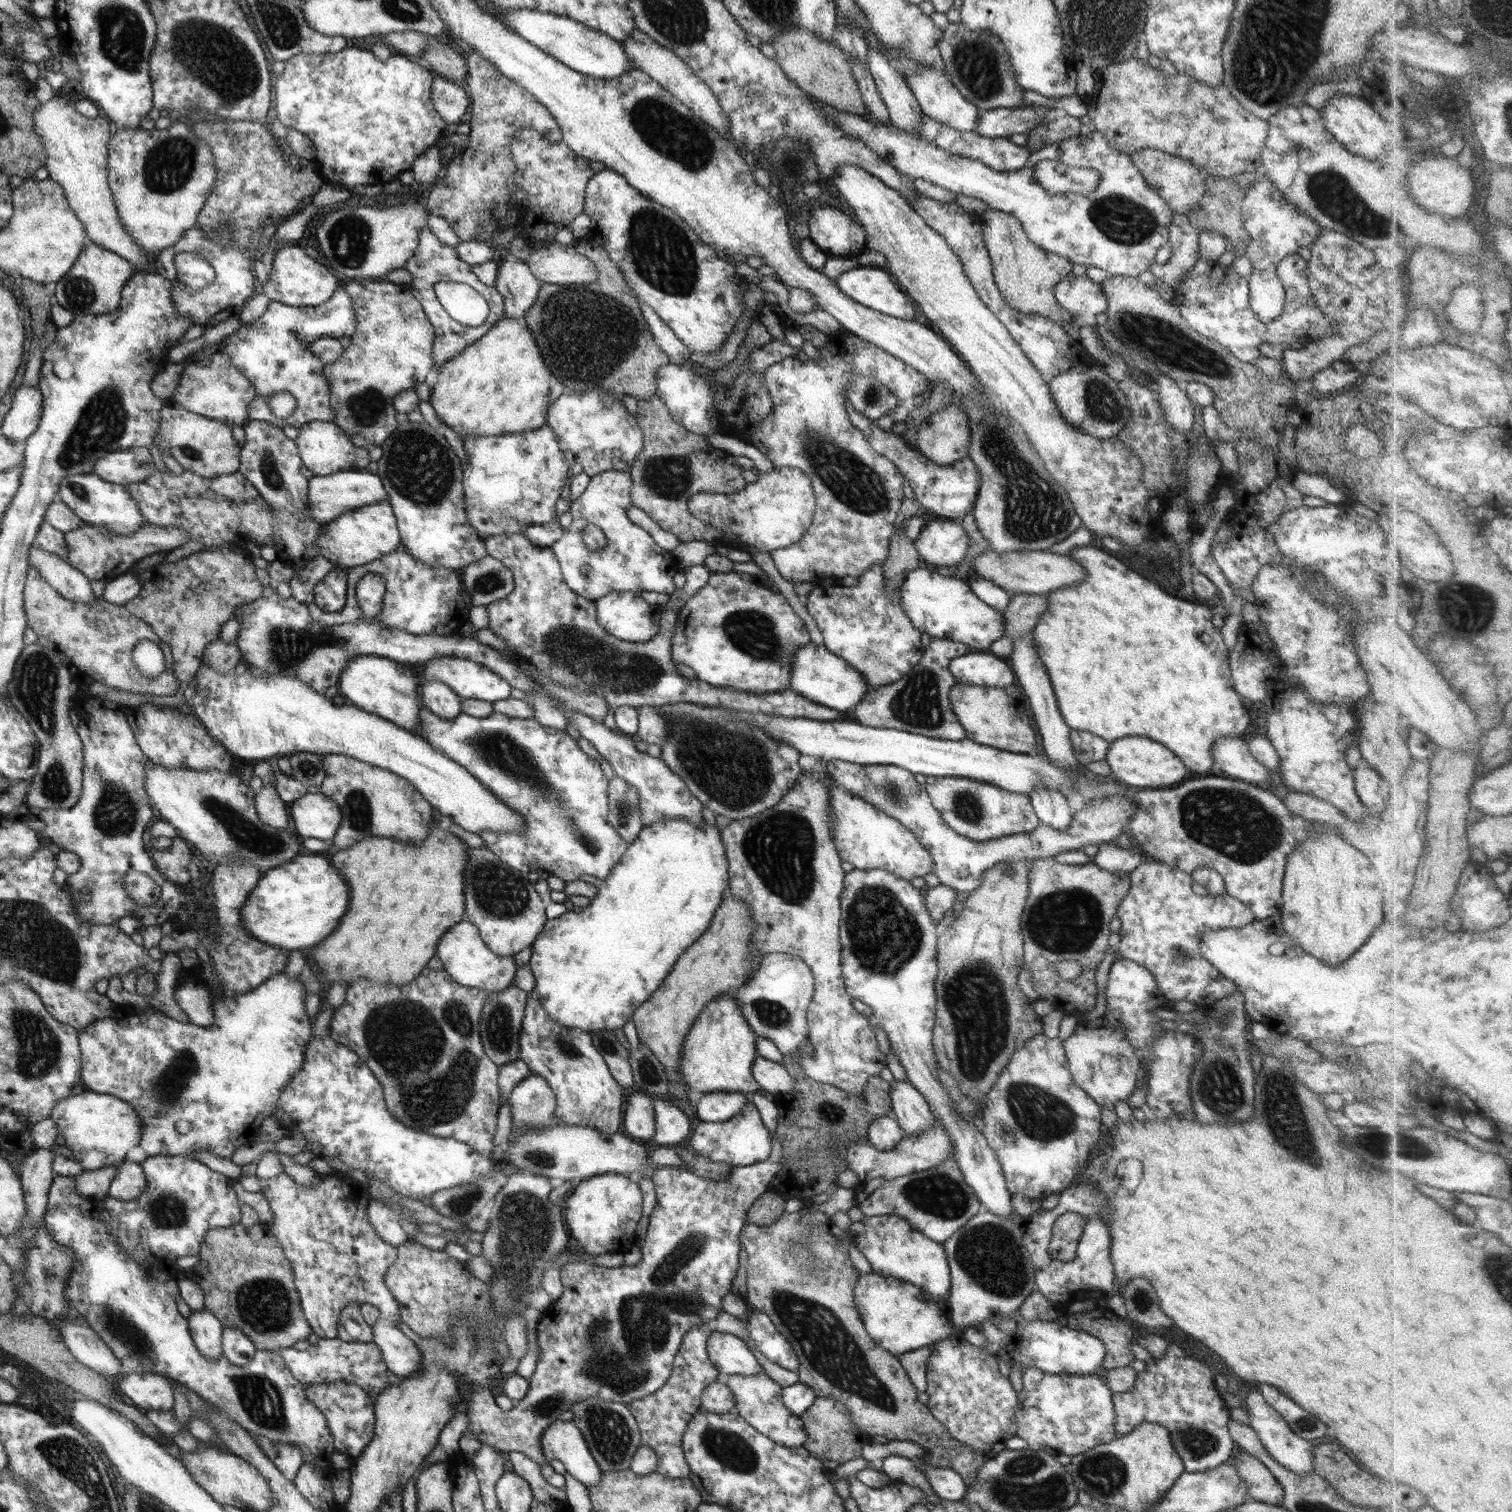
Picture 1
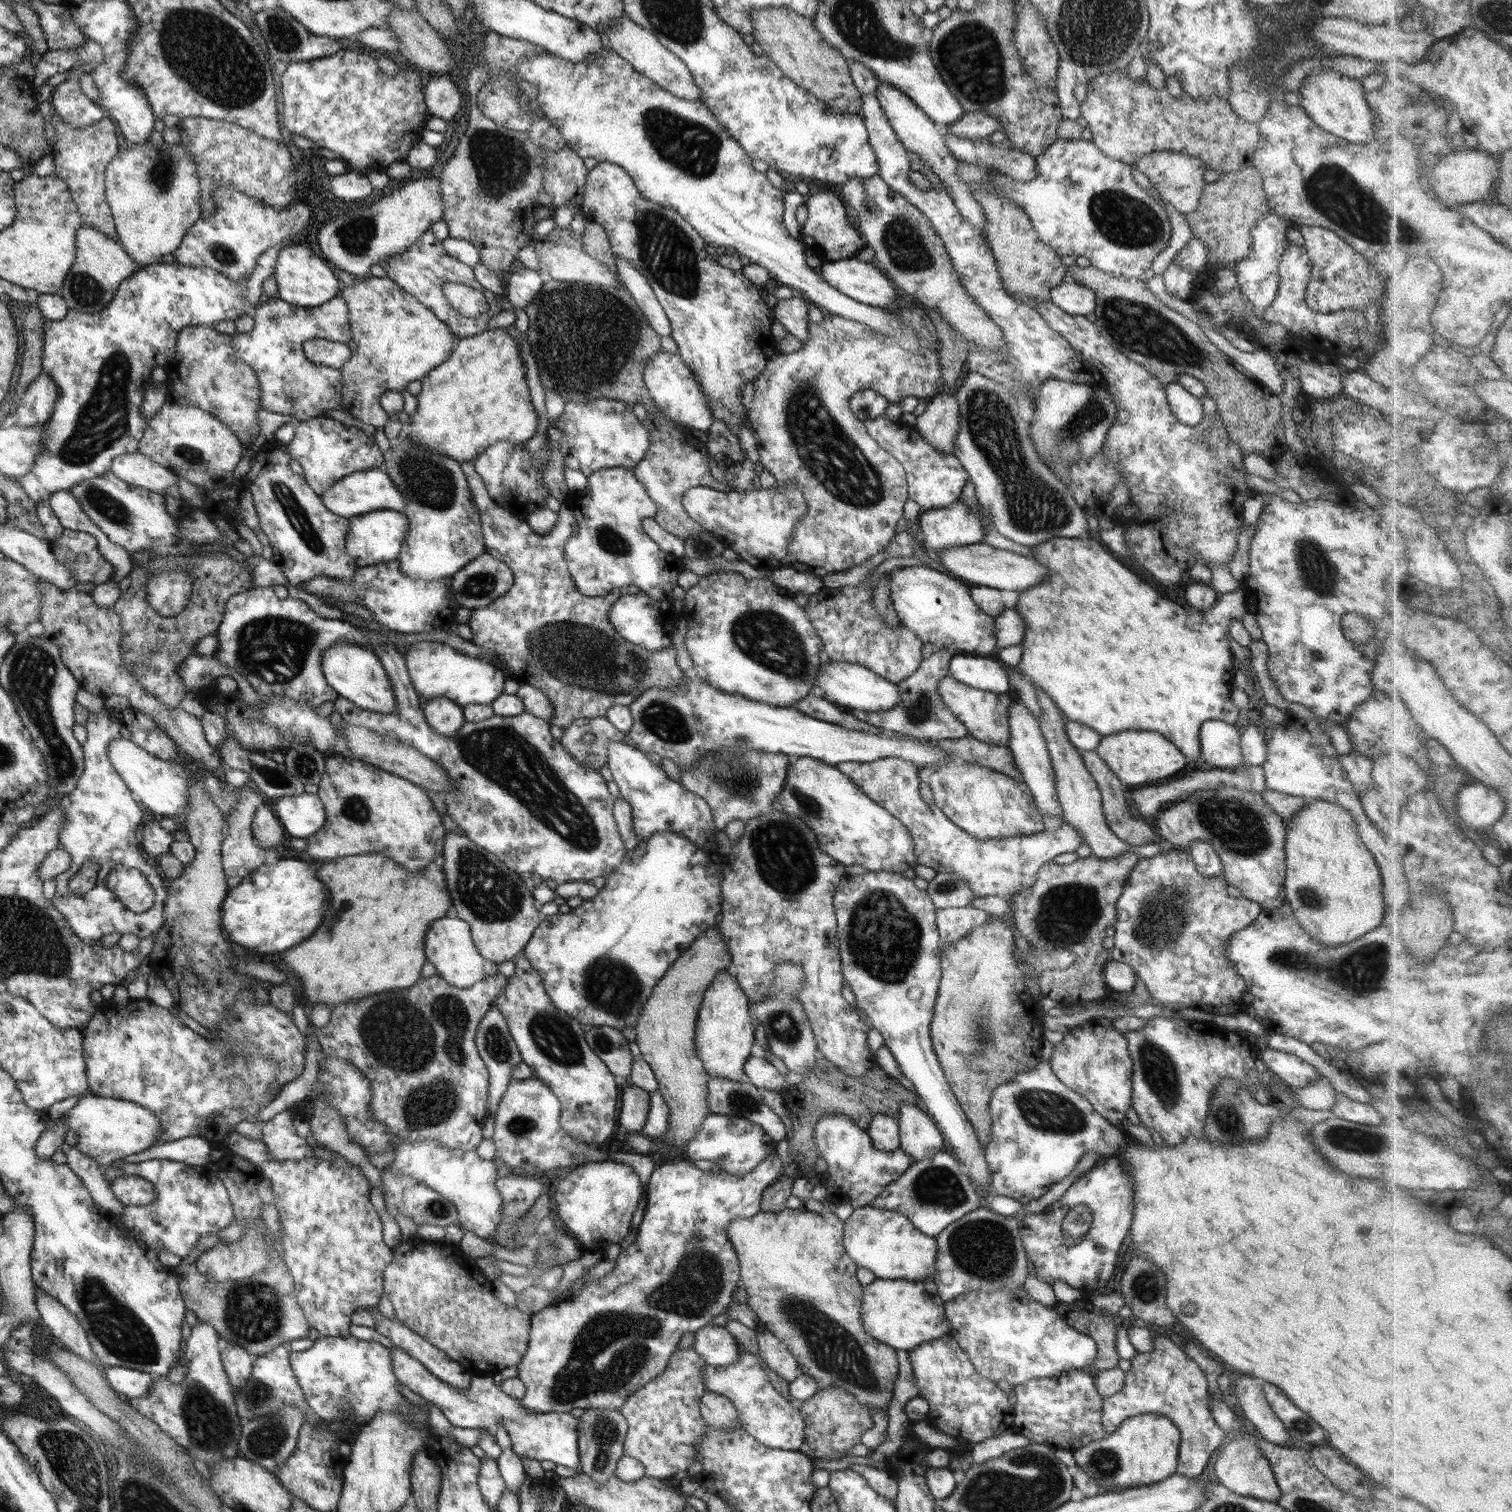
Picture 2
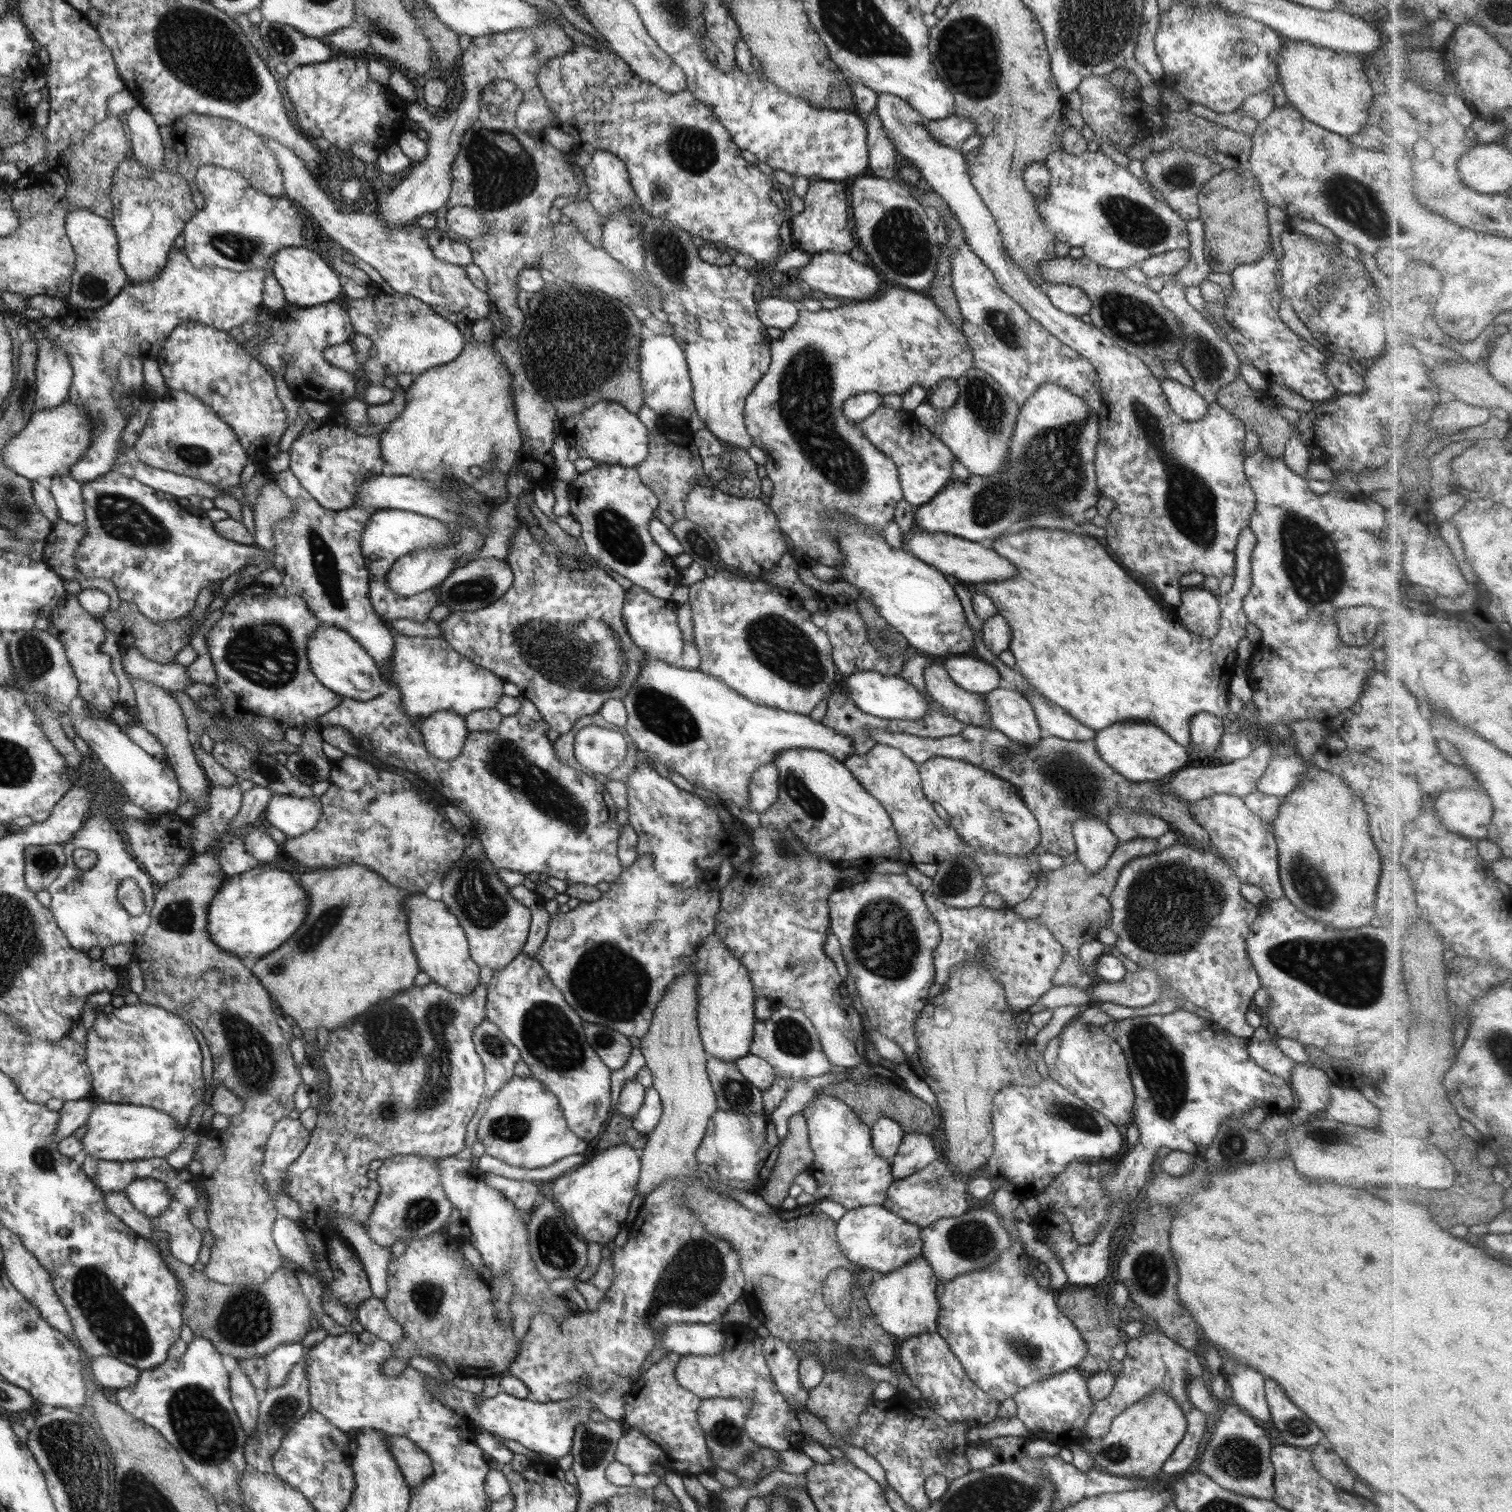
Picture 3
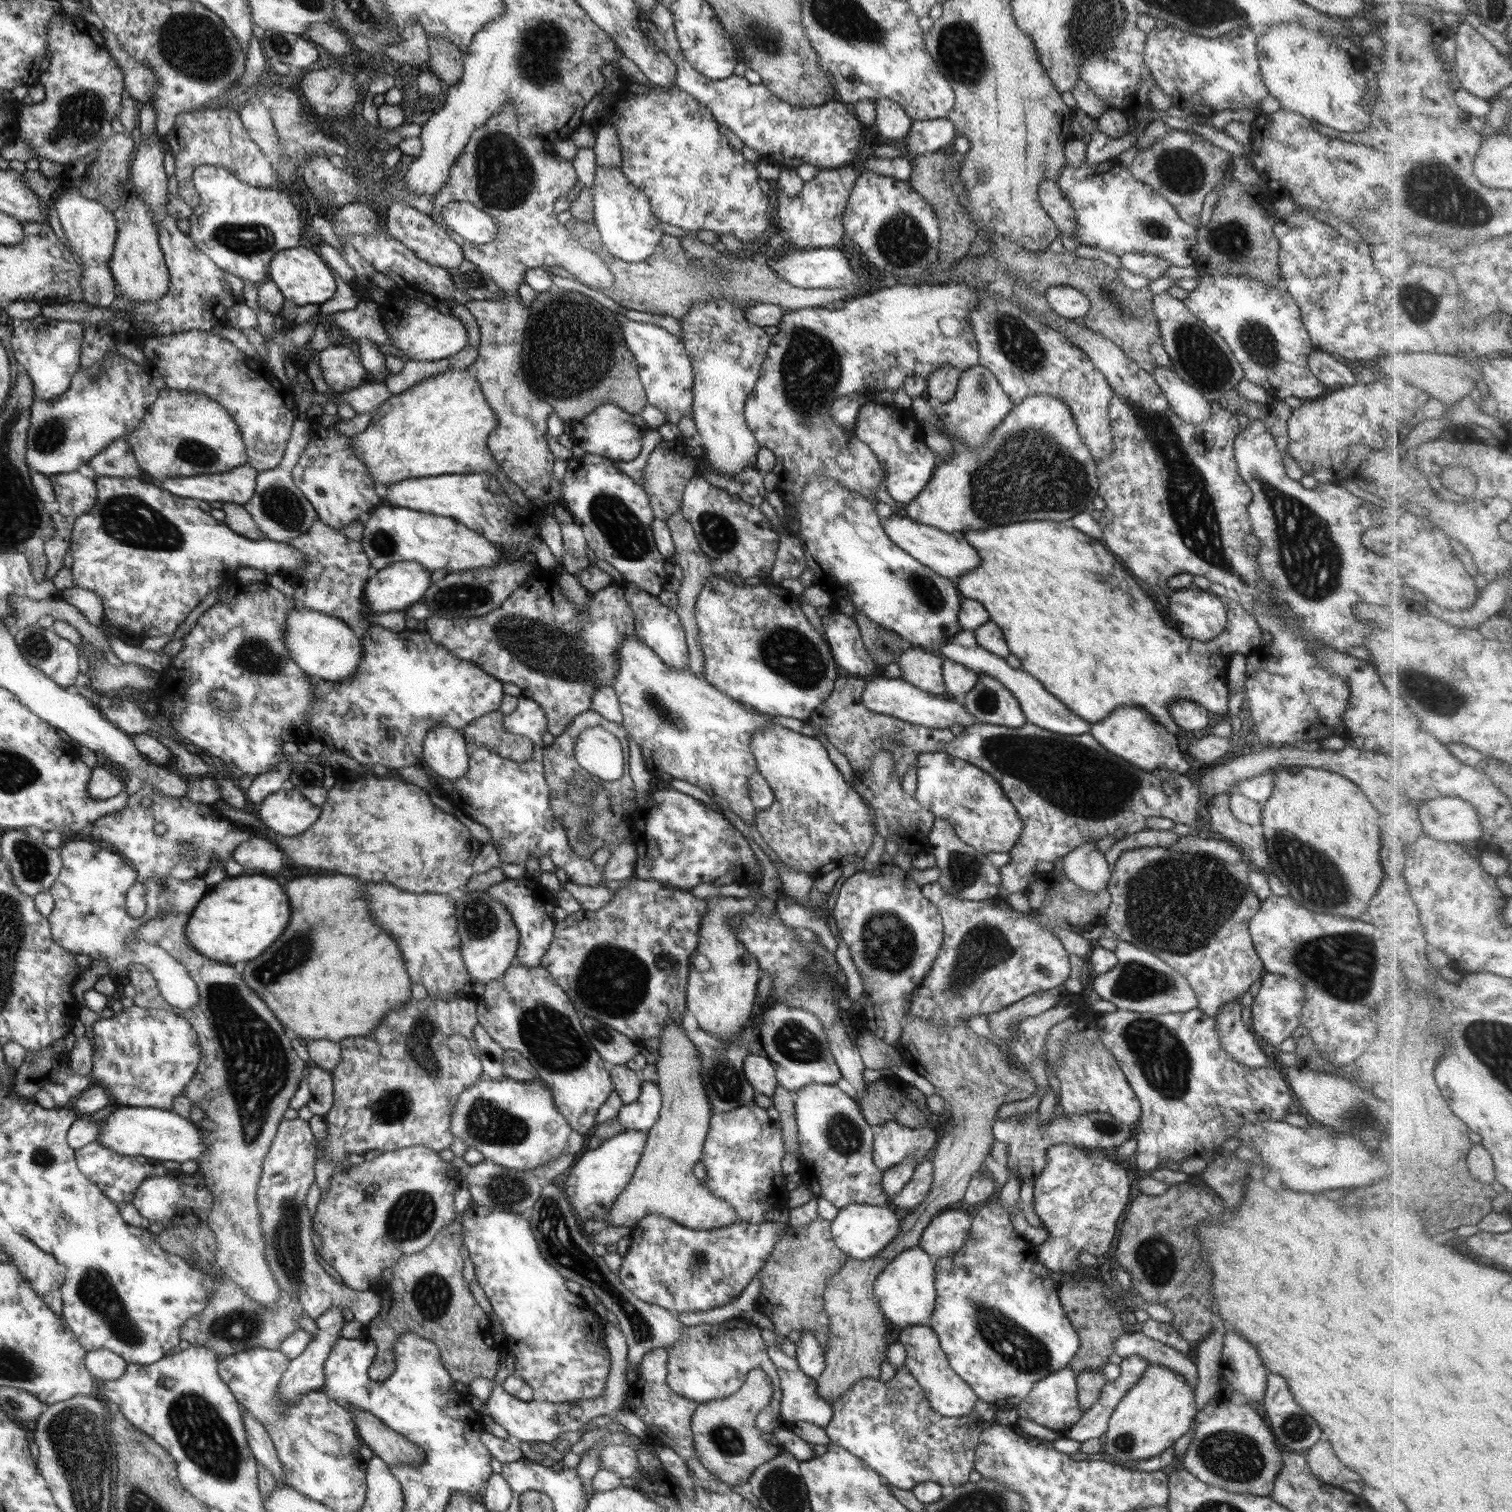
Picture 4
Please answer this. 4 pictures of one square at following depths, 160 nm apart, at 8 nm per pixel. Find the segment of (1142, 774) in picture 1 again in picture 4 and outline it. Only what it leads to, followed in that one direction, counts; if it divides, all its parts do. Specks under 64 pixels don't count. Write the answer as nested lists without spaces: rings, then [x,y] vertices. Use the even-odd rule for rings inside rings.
[[[1137,706],[1116,707],[1107,717],[1096,724],[1091,724],[1089,733],[1106,750],[1142,770],[1150,772],[1150,770],[1166,769],[1184,773],[1190,768],[1190,764],[1186,762],[1188,756],[1178,747],[1177,735],[1166,730],[1166,727],[1156,721],[1149,712]]]

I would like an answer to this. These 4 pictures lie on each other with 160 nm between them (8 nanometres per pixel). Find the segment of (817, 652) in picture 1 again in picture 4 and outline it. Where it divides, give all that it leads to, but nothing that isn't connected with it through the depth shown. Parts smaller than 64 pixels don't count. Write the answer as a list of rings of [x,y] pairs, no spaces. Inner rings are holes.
[[[877,677],[869,679],[868,684],[859,690],[859,699],[871,711],[885,714],[888,718],[899,718],[920,727],[950,728],[953,724],[961,724],[964,728],[978,722],[974,715],[968,712],[962,701],[955,698],[936,696],[923,692],[904,679]],[[973,720],[976,720],[973,723]]]

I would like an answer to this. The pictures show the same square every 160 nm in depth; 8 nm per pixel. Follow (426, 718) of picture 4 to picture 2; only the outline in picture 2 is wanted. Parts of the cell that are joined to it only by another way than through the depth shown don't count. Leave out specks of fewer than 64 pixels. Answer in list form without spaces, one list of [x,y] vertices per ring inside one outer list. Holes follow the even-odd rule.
[[[419,641],[405,652],[406,668],[422,702],[444,697],[464,708],[468,704],[491,705],[505,694],[505,671],[487,660],[466,655],[442,642]]]

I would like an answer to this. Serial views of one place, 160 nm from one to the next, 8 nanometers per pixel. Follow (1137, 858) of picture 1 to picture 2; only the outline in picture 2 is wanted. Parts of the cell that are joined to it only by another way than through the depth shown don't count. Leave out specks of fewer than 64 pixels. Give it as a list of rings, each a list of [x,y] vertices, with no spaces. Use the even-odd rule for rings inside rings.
[[[1033,684],[1034,690],[1036,690],[1036,696],[1038,696],[1039,703],[1041,704],[1042,715],[1040,715],[1040,728],[1042,729],[1044,738],[1046,739],[1048,750],[1052,759],[1052,766],[1055,770],[1055,785],[1057,792],[1057,799],[1060,803],[1063,820],[1067,822],[1070,826],[1073,826],[1075,830],[1079,832],[1082,837],[1083,844],[1088,844],[1092,849],[1091,855],[1100,859],[1111,859],[1120,856],[1122,853],[1132,851],[1136,853],[1140,859],[1150,858],[1156,856],[1161,852],[1165,852],[1166,848],[1159,842],[1148,843],[1142,846],[1130,846],[1127,842],[1120,840],[1112,830],[1110,830],[1107,820],[1105,819],[1105,814],[1103,813],[1101,792],[1099,791],[1099,786],[1094,780],[1094,777],[1090,774],[1090,771],[1085,767],[1085,762],[1082,756],[1080,756],[1080,751],[1074,747],[1074,745],[1068,740],[1066,736],[1064,721],[1066,720],[1062,712],[1056,706],[1056,703],[1046,695],[1042,693],[1035,684]]]

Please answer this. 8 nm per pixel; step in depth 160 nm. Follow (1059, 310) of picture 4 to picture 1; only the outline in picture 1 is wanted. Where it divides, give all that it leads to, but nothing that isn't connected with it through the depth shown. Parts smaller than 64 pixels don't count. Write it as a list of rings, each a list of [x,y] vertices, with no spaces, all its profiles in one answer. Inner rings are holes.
[[[1070,273],[1065,276],[1054,289],[1054,296],[1073,316],[1090,312],[1102,314],[1107,309],[1107,296],[1101,285],[1093,282],[1087,276],[1075,276]]]

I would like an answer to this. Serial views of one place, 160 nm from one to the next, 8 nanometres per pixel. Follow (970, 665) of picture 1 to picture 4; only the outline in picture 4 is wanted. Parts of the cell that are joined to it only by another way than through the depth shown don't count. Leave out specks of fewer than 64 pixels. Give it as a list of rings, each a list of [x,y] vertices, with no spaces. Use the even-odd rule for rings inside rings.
[[[946,658],[942,661],[942,676],[948,695],[955,699],[960,699],[966,692],[970,692],[979,679],[977,672]]]

